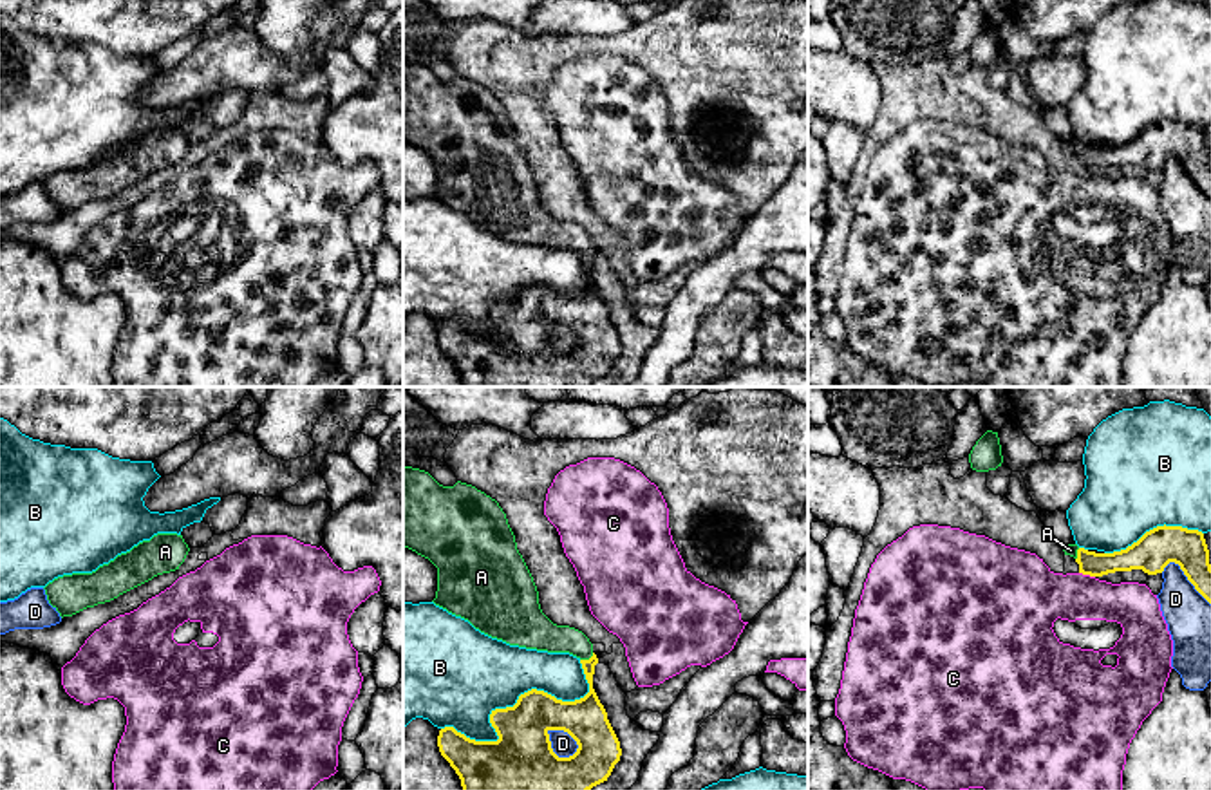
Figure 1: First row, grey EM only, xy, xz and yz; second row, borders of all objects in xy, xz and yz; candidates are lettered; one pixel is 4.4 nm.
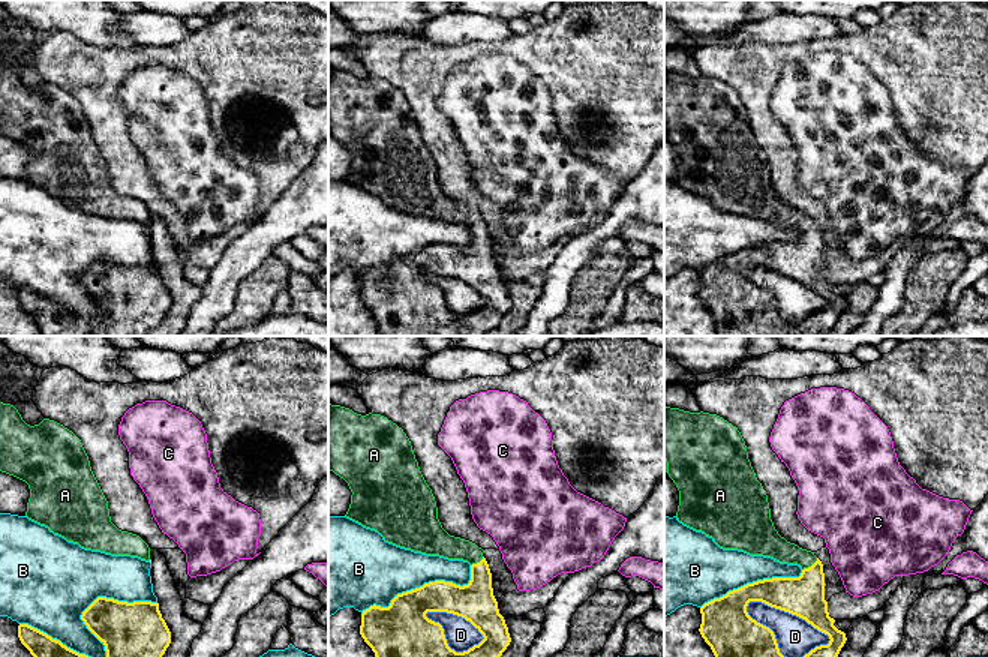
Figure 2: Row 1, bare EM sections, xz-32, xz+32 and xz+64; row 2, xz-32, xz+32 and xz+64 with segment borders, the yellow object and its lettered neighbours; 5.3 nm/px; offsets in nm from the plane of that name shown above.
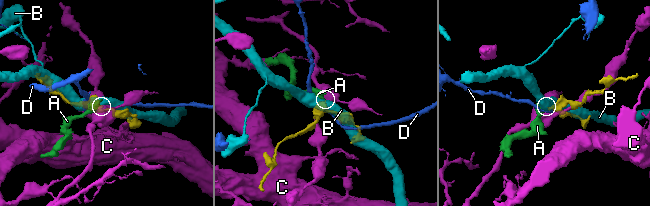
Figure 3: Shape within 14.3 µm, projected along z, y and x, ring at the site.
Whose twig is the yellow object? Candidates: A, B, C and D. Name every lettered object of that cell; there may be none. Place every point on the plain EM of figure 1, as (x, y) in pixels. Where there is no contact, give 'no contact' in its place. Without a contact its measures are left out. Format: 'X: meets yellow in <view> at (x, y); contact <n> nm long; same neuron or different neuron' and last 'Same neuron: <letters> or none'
A: meets yellow in xz at (586, 255); contact 70 nm long; same neuron
B: meets yellow in xz at (516, 299); contact 700 nm long; different neuron
C: meets yellow in yz at (1087, 169); contact 80 nm long; different neuron
D: meets yellow in xz at (566, 326); contact 170 nm long; different neuron
Same neuron: A

